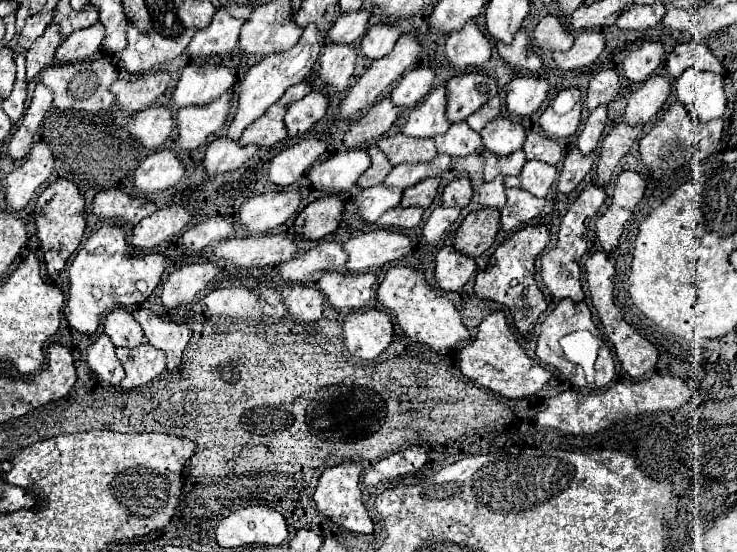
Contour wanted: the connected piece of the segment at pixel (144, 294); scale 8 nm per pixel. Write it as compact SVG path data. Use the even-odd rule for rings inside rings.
M100 227L92 237L88 237L68 269L70 283L64 315L70 327L74 327L82 335L94 335L106 309L112 311L116 307L128 307L146 301L160 283L164 267L166 261L158 253L134 257L130 245L126 243L126 233L122 231L122 227Z

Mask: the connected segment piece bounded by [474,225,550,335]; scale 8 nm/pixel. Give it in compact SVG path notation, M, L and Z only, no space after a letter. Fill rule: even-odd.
M542 225L538 227L524 227L516 233L512 233L490 257L490 263L484 271L476 275L474 283L474 293L480 299L486 301L496 301L506 305L512 311L516 329L526 335L534 329L538 317L546 311L546 301L542 291L538 289L538 283L534 279L534 261L542 253L542 249L550 243L550 233Z

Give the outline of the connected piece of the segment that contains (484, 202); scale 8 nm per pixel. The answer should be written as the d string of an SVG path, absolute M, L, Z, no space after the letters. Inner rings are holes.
M496 177L490 183L482 183L480 191L480 205L482 207L494 207L494 209L502 209L506 203L506 187L504 187L504 177Z

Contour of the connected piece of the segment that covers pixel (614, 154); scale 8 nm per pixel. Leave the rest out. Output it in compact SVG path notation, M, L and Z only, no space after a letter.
M620 123L602 139L598 167L596 167L600 187L606 187L610 183L616 163L628 153L628 149L632 147L640 131L642 131L642 125L630 127L628 123Z

